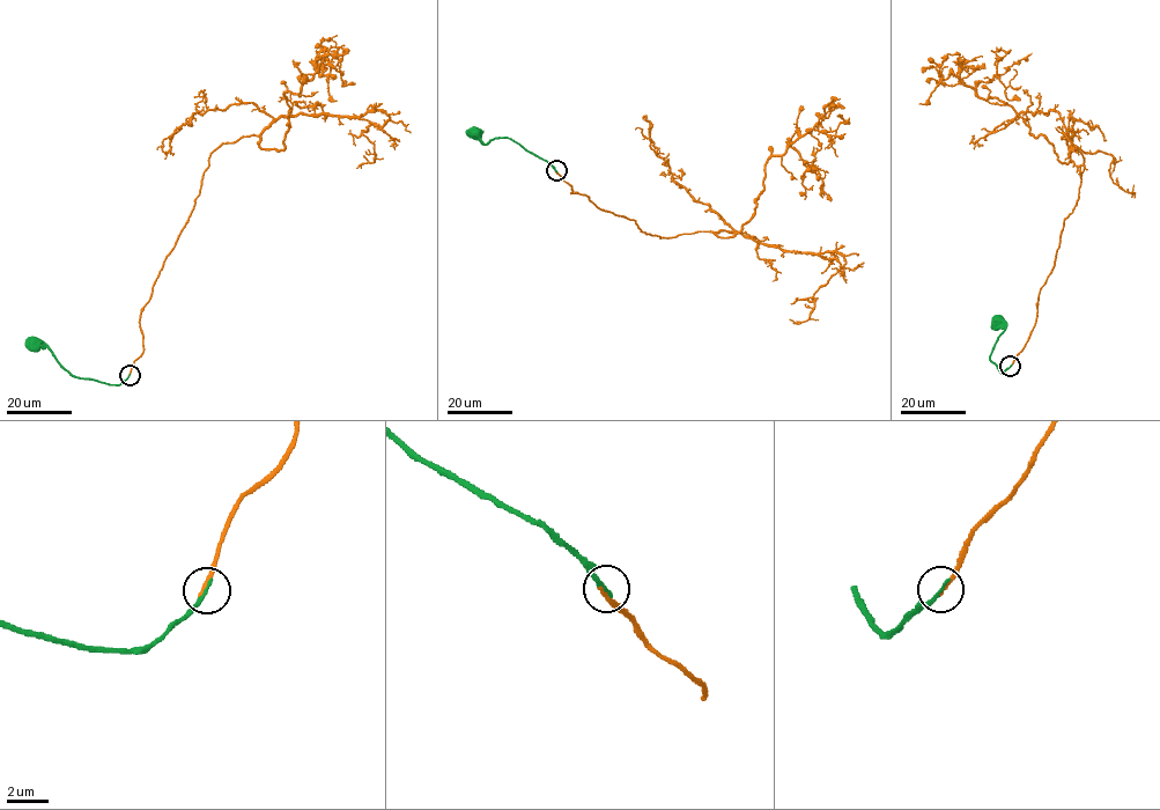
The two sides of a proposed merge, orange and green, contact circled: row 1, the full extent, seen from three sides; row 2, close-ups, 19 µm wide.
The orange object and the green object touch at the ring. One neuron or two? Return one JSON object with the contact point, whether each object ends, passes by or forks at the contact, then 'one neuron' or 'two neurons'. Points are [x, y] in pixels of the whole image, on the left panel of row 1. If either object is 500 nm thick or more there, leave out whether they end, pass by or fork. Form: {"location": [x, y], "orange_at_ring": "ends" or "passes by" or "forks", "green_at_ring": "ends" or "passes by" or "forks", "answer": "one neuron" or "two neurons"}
{"location": [130, 375], "orange_at_ring": "ends", "green_at_ring": "ends", "answer": "one neuron"}

